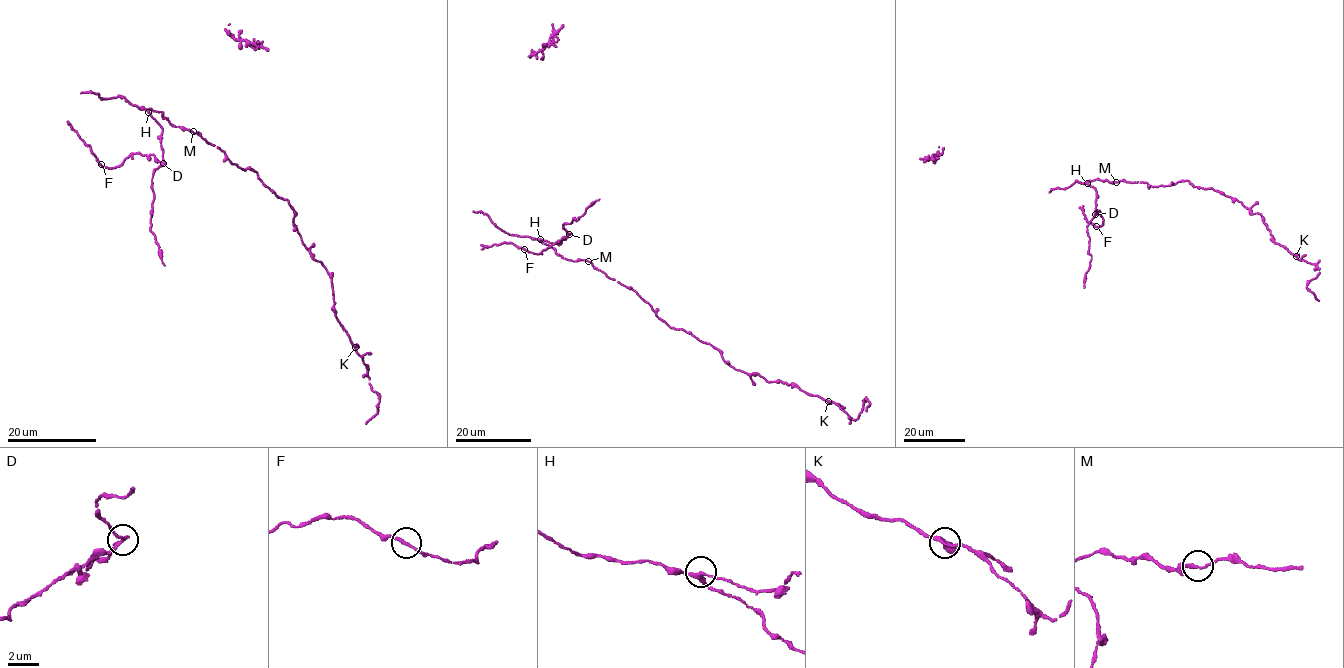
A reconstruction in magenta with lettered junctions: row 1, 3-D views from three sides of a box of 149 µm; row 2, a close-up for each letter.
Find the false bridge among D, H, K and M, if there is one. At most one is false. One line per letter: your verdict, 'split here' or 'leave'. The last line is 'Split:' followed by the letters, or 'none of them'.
D: split here
H: leave
K: leave
M: leave
Split: D

